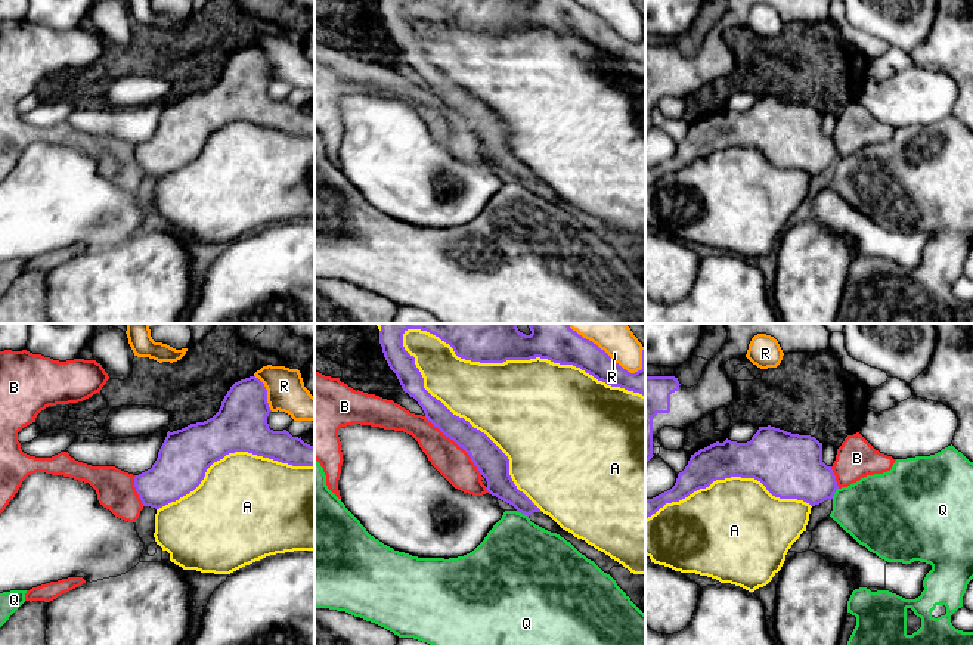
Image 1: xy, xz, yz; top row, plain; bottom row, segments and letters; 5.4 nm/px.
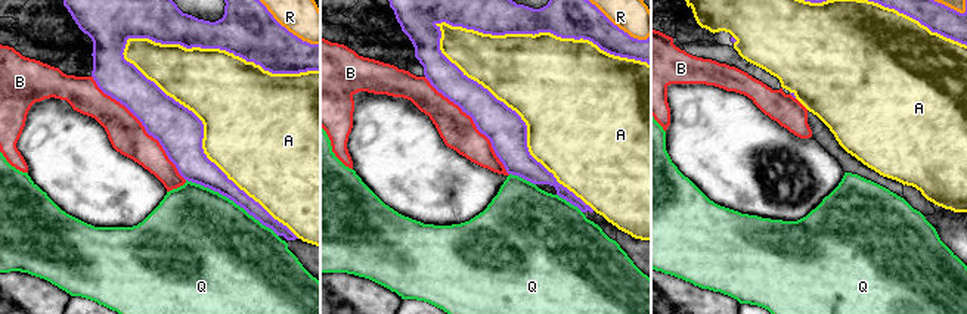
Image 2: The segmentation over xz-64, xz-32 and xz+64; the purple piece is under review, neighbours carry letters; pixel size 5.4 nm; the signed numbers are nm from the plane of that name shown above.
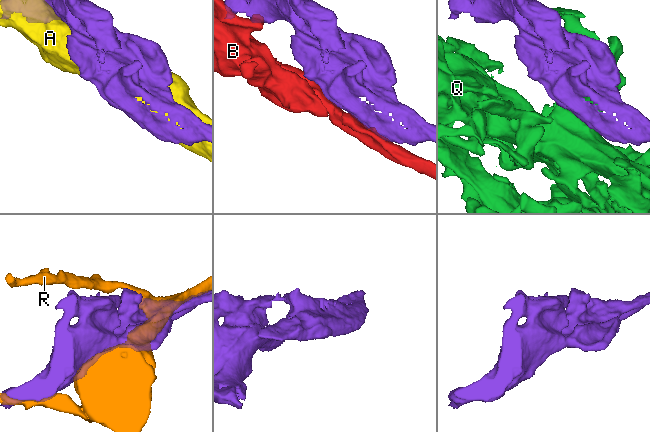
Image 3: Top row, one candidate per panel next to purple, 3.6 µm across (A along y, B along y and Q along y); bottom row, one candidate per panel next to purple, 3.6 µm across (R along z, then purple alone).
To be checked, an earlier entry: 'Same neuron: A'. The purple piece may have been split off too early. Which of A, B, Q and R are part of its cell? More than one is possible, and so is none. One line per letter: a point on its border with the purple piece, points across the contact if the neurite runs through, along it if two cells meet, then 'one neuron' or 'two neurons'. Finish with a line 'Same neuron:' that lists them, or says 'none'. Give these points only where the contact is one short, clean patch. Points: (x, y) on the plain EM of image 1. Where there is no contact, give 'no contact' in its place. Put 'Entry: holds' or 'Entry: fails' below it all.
A: contact xz (535, 27); two neurons
B: contact xz (456, 112); one neuron
Q: contact xz (521, 182); two neurons
R: contact xz (607, 24); two neurons
Same neuron: B
Entry: fails

